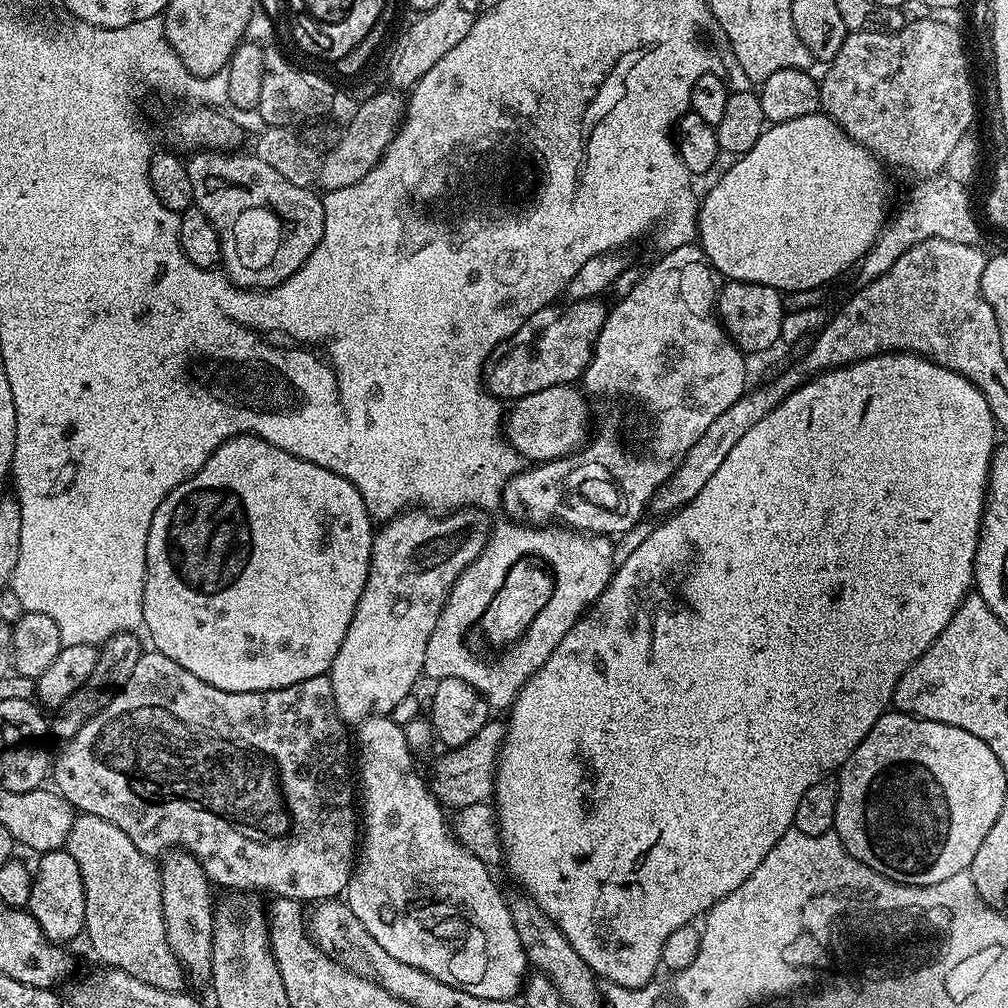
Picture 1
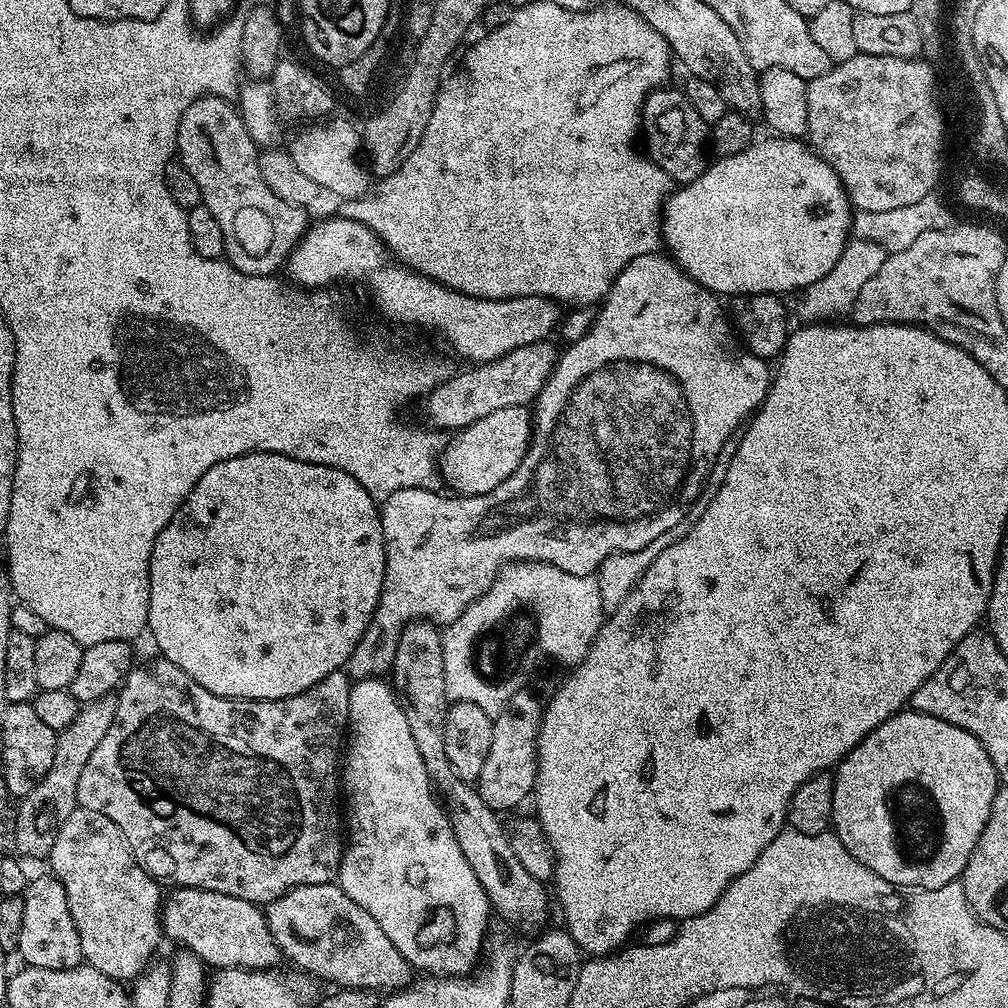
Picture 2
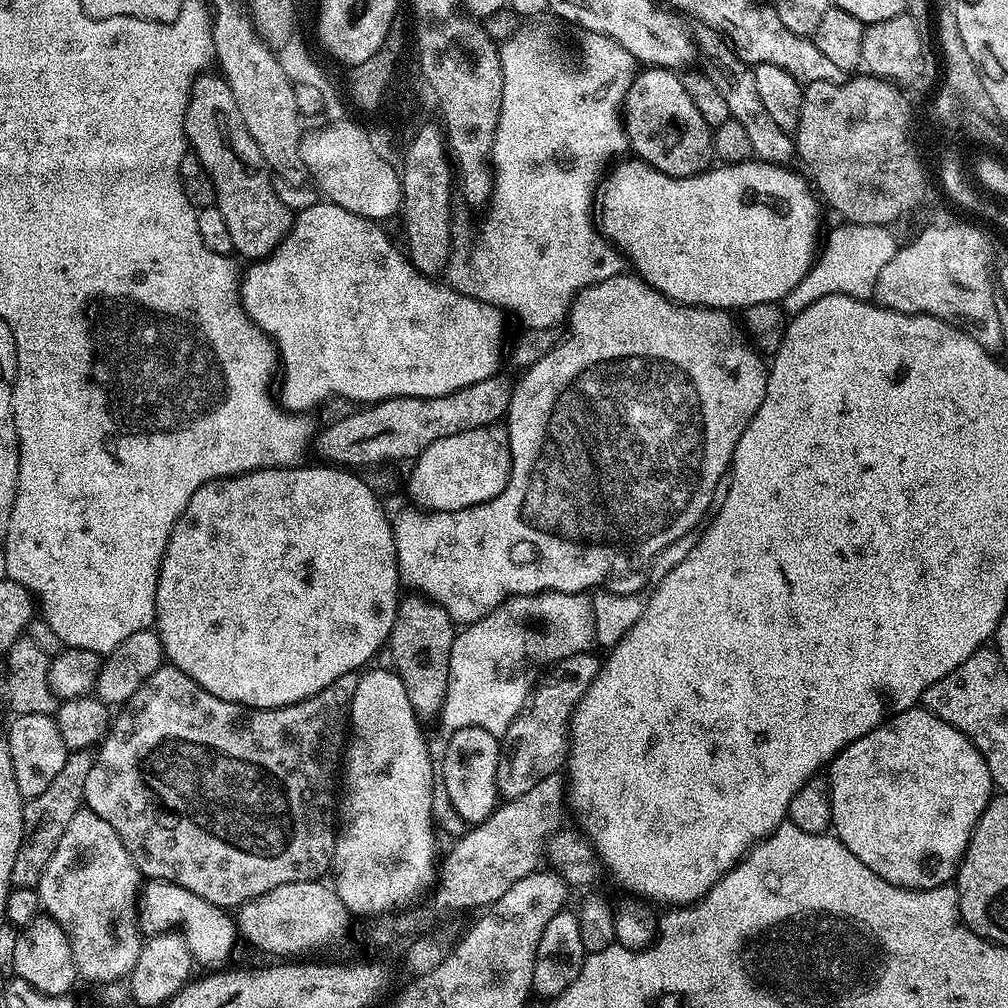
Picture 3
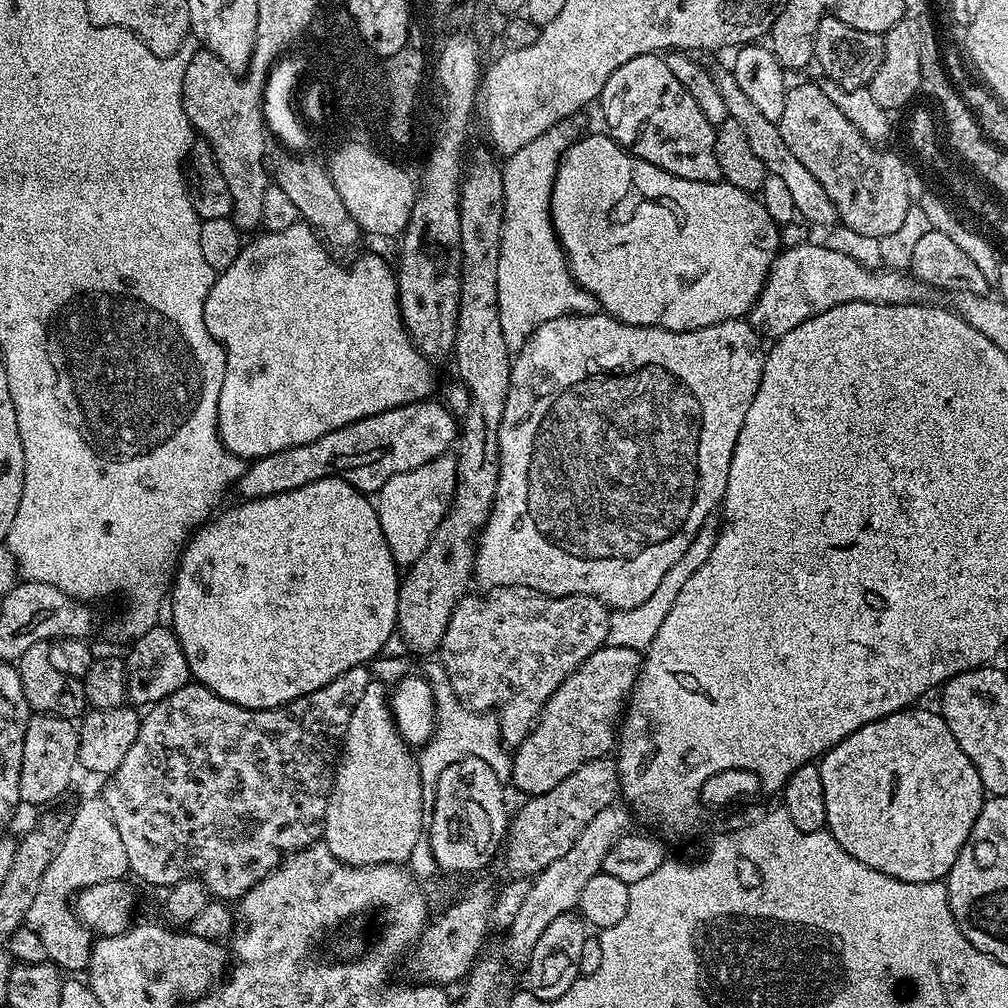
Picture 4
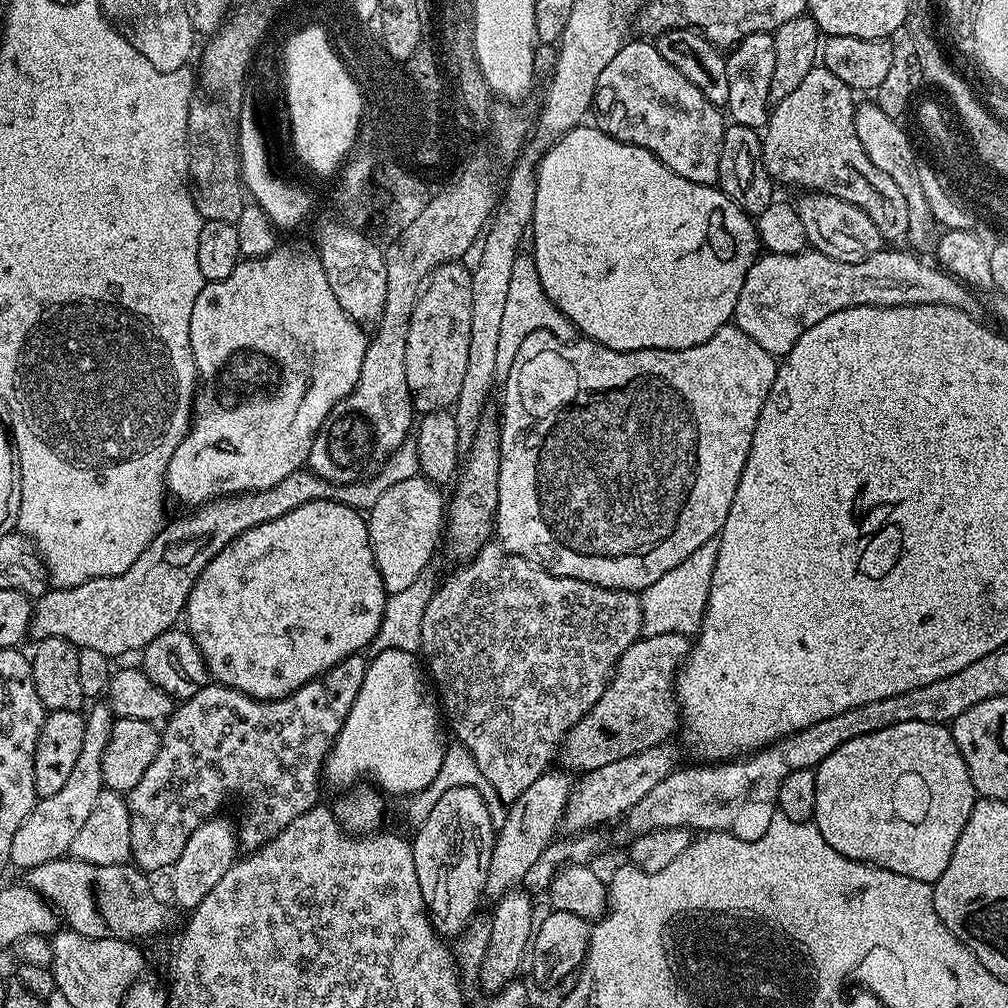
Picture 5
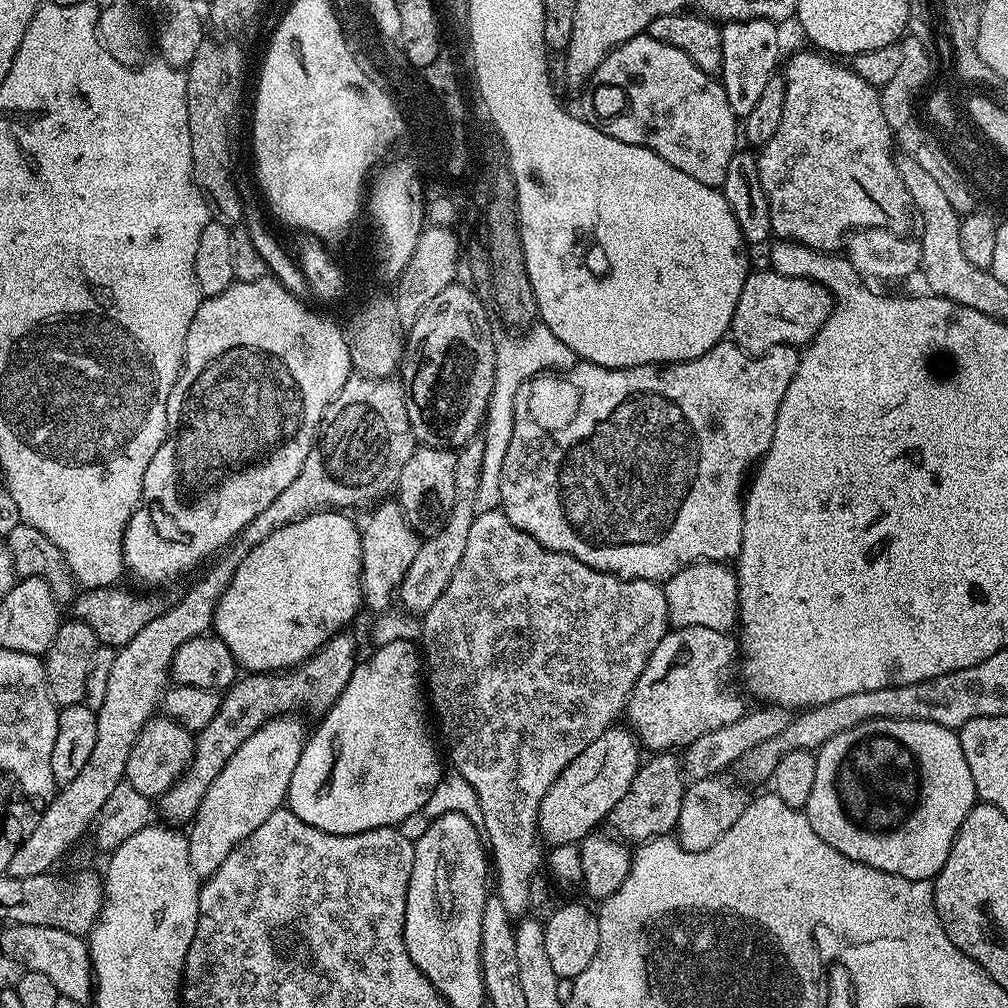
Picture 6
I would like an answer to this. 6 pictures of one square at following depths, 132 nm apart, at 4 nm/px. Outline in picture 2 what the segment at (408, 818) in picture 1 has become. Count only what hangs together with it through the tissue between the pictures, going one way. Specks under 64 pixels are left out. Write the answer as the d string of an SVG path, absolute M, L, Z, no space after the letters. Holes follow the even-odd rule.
M360 678L352 684L350 702L348 703L346 736L348 739L346 755L342 760L342 800L346 805L347 844L344 856L340 859L340 875L338 877L340 888L350 899L358 902L358 906L362 906L362 910L366 910L366 914L370 914L370 918L374 918L374 922L378 922L378 926L382 926L386 938L390 938L390 942L394 942L398 954L402 954L402 958L406 958L413 969L420 971L421 968L424 971L421 973L434 976L462 977L469 975L473 971L472 967L479 960L481 963L482 960L480 947L484 944L484 931L488 928L488 919L493 919L494 916L492 903L488 900L486 890L482 890L482 882L478 882L478 874L474 874L470 862L466 862L466 858L462 854L462 846L458 846L458 838L454 838L454 830L448 821L447 811L442 807L441 801L434 791L432 780L426 774L426 766L422 766L422 754L418 754L418 746L410 734L410 726L406 723L406 714L387 679Z

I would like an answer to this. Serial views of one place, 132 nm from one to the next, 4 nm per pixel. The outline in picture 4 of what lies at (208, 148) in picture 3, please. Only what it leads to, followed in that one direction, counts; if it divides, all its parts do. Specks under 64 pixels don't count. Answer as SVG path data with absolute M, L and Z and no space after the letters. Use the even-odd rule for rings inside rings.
M198 50L190 58L182 78L186 118L193 129L208 141L214 150L214 158L218 158L218 170L222 170L222 178L226 178L226 186L230 186L230 219L241 230L261 227L262 194L266 194L270 183L266 152L264 156L265 111L261 108L265 69L263 63L252 62L246 74L233 74L214 53Z

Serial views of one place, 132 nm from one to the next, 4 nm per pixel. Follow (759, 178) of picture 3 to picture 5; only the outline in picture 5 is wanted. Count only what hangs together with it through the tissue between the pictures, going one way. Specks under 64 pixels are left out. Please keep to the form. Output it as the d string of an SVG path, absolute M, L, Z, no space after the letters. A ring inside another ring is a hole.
M581 126L570 130L557 144L551 149L551 156L544 160L544 169L536 170L536 193L534 194L534 214L530 225L530 240L532 236L532 249L530 255L536 269L538 270L538 278L542 282L542 290L546 290L546 294L550 298L550 302L565 316L581 337L592 340L595 344L606 346L610 350L618 350L619 352L633 352L634 350L650 350L657 348L658 350L690 350L690 346L698 346L702 342L706 342L722 325L729 323L736 315L736 307L738 306L738 294L742 294L742 282L746 282L746 274L750 270L750 266L756 261L758 253L761 251L762 245L757 239L757 228L753 217L747 216L737 204L730 199L725 192L720 191L719 187L710 184L699 184L698 182L690 182L686 178L682 178L678 174L674 174L674 170L670 170L664 163L654 154L650 154L650 150L646 150L642 146L634 146L633 144L623 144L621 140L616 140L612 136L600 131L599 127Z

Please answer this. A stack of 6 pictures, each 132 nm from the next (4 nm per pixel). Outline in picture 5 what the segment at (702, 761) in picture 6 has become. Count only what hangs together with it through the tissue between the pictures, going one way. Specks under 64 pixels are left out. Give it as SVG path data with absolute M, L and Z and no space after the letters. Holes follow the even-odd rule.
M665 742L650 750L630 754L630 758L618 758L607 766L598 766L598 770L585 772L575 781L574 795L568 805L568 811L562 821L565 833L579 834L597 826L604 826L607 820L623 817L635 806L658 782L662 782L672 772L677 771L676 752L671 743Z

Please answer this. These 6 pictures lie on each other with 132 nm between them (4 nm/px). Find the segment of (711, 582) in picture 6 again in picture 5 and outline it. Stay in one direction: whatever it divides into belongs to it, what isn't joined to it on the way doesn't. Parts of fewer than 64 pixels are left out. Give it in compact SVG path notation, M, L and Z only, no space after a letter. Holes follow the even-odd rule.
M719 539L707 540L690 554L690 558L678 562L674 570L666 570L654 586L644 589L642 607L644 610L644 636L658 634L682 634L691 637L699 633L700 625L704 622L706 602L710 598L710 580L714 578L714 566L718 562Z

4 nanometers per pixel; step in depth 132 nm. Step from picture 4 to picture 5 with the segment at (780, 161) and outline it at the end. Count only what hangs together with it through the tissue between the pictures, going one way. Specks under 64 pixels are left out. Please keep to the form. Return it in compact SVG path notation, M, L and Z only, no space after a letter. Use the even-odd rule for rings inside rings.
M804 194L800 201L795 201L798 217L805 226L806 238L815 251L826 254L838 262L862 262L867 256L881 251L886 241L881 236L878 226L858 206L842 198L823 194Z

